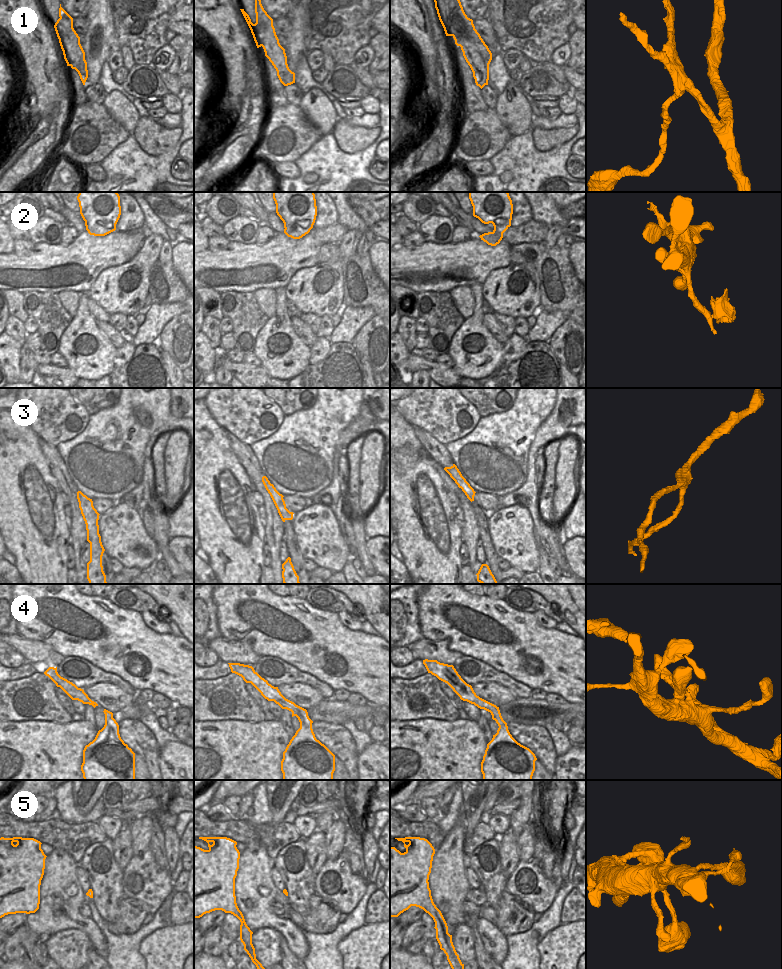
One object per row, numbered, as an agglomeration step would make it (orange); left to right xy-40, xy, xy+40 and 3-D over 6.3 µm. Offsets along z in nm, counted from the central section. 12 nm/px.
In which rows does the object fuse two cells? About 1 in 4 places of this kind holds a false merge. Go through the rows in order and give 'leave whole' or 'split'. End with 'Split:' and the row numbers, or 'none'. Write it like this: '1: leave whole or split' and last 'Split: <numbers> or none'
1: split
2: leave whole
3: leave whole
4: leave whole
5: leave whole
Split: 1

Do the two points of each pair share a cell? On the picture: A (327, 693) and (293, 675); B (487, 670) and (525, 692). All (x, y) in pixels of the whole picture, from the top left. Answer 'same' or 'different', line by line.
A: same
B: same

